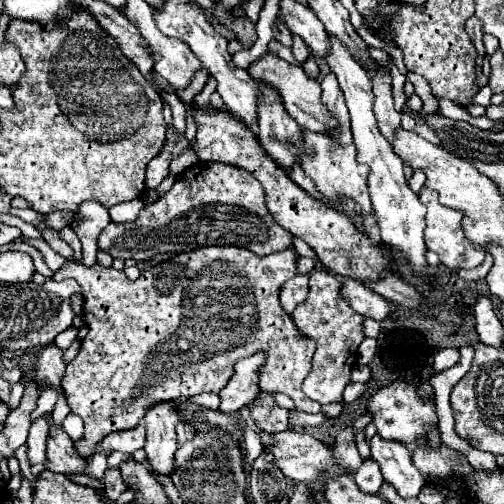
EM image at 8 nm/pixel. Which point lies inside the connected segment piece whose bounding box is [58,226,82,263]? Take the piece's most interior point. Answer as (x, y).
(67, 234)

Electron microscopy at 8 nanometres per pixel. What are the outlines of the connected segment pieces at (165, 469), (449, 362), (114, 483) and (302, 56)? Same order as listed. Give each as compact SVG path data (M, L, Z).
M158 403L148 409L144 417L146 425L146 457L148 465L156 475L172 475L174 453L178 449L176 441L176 425L178 415L174 411L174 403Z
M442 349L442 351L436 355L436 359L434 359L434 371L440 373L440 371L456 365L458 359L460 359L458 349Z
M118 467L106 469L106 473L104 473L104 485L106 485L104 489L106 489L106 495L108 495L110 501L116 501L120 497L120 493L126 491L126 485L124 485L124 481L120 477Z
M294 35L292 53L294 53L294 57L296 57L296 61L298 61L298 63L304 63L304 61L310 57L310 51L308 51L306 43L304 43L304 41L302 41L298 35Z

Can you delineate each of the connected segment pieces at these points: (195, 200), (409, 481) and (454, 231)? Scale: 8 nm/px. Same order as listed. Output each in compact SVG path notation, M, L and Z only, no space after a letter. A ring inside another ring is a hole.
M198 161L176 179L166 195L154 203L146 203L136 221L122 225L110 221L98 237L98 249L118 259L136 261L146 261L156 253L182 253L206 245L236 245L256 255L270 255L294 247L292 239L294 237L272 219L264 203L262 185L246 169ZM192 181L202 181L202 189ZM136 235L146 247L136 247Z
M374 435L370 441L370 449L372 449L372 459L380 463L384 479L394 485L400 497L410 499L420 493L426 481L412 465L410 451L404 445L384 441L380 435Z
M422 187L418 197L420 197L422 205L426 205L426 209L428 209L428 213L426 213L426 231L424 231L426 247L430 251L434 251L446 267L452 267L452 269L460 269L460 267L472 269L472 267L478 267L484 261L484 251L474 249L468 243L468 239L464 237L464 231L462 231L462 225L460 225L462 213L456 211L456 209L448 209L444 205L440 205L436 191L432 191L428 187Z

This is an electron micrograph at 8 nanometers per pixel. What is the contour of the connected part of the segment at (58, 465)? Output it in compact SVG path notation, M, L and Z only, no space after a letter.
M50 427L48 431L48 441L46 441L48 449L46 449L46 457L48 457L48 465L46 469L54 471L54 473L72 473L72 475L84 475L84 469L88 465L86 459L80 459L80 455L76 455L76 447L70 441L70 437L60 429L60 427Z

